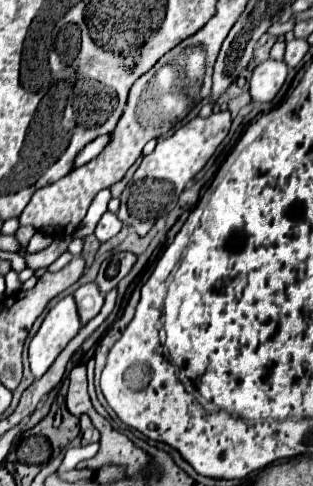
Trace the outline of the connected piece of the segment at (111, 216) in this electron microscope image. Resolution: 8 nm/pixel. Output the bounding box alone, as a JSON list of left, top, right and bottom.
[94,212,122,242]

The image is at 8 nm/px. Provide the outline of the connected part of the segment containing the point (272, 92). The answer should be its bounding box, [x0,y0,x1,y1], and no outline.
[250,60,288,102]

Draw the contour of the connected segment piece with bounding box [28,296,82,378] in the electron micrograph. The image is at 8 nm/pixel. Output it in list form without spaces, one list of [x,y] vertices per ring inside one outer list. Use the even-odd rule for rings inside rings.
[[[64,296],[50,312],[46,314],[40,330],[28,346],[30,368],[34,378],[40,378],[64,346],[78,334],[82,322],[78,318],[78,308],[72,296]]]

